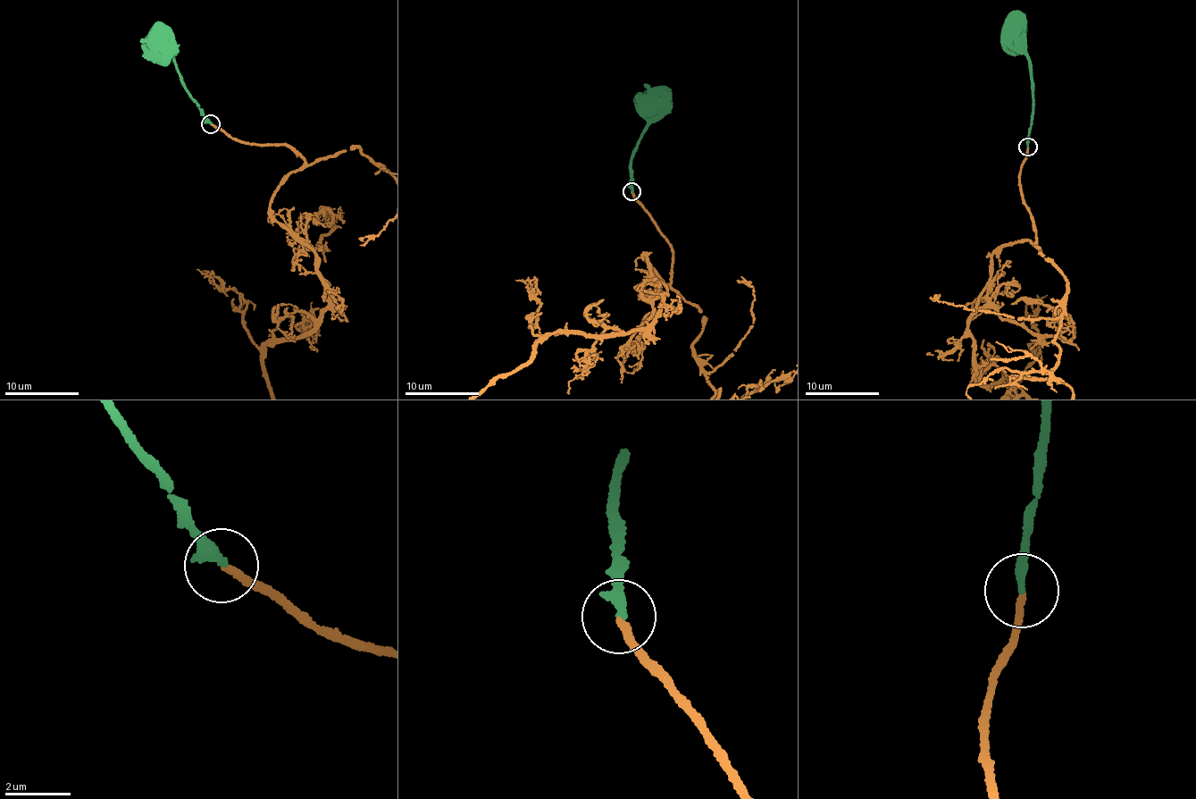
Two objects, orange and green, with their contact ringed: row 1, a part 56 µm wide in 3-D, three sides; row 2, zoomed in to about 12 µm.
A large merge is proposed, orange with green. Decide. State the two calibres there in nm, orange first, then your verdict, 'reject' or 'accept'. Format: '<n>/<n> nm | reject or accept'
190/320 nm | accept

